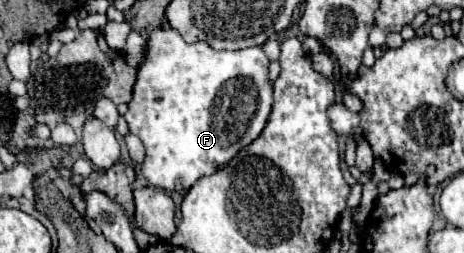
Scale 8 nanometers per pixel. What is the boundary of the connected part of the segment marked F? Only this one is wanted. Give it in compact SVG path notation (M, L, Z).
M161 25L159 29L155 29L149 39L147 39L147 51L145 51L145 59L137 69L137 79L133 85L133 101L129 103L129 111L125 113L125 121L129 125L129 131L133 135L137 135L141 139L141 143L145 145L145 159L141 163L141 173L143 177L155 185L161 187L165 191L177 191L177 193L187 193L201 177L213 175L215 171L223 169L243 147L247 147L249 143L253 143L263 127L267 125L267 119L271 115L271 103L273 103L273 83L269 79L269 57L265 55L263 47L247 47L247 49L239 49L239 51L213 51L207 43L199 41L199 43L185 43L183 37L169 25Z

